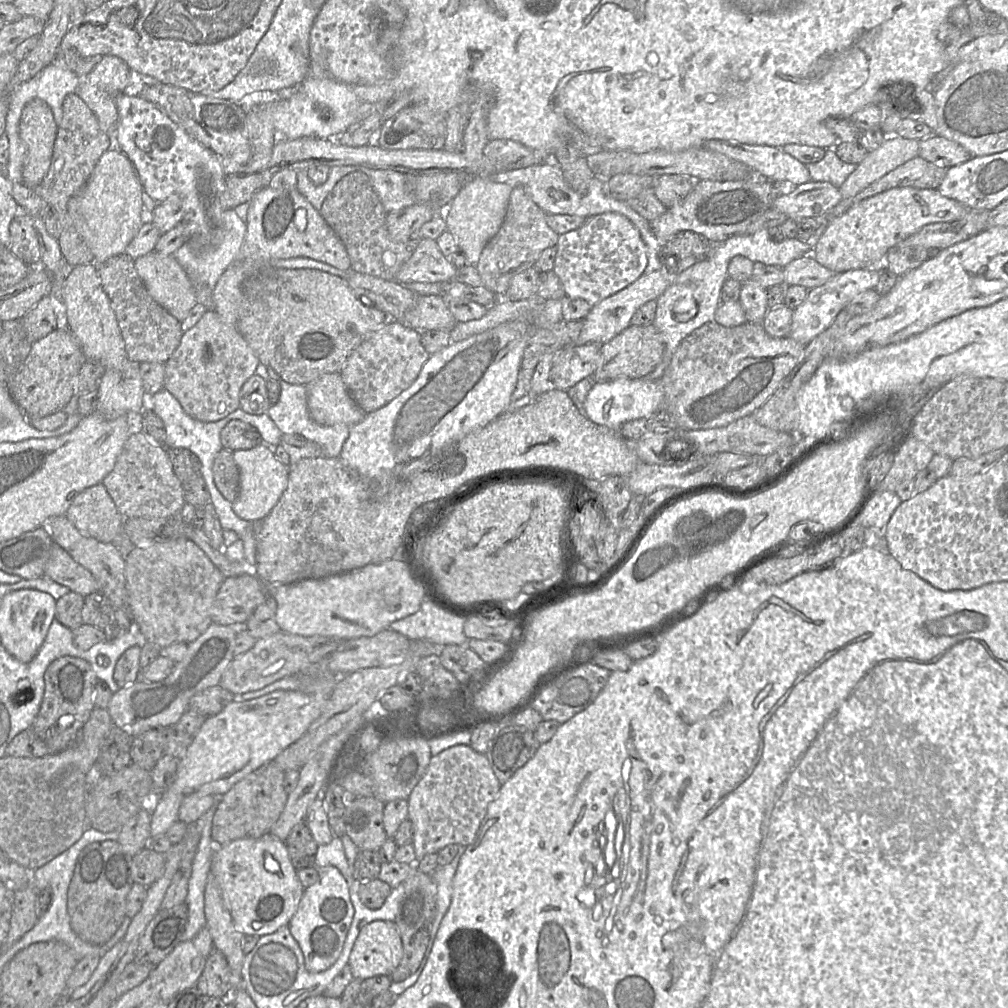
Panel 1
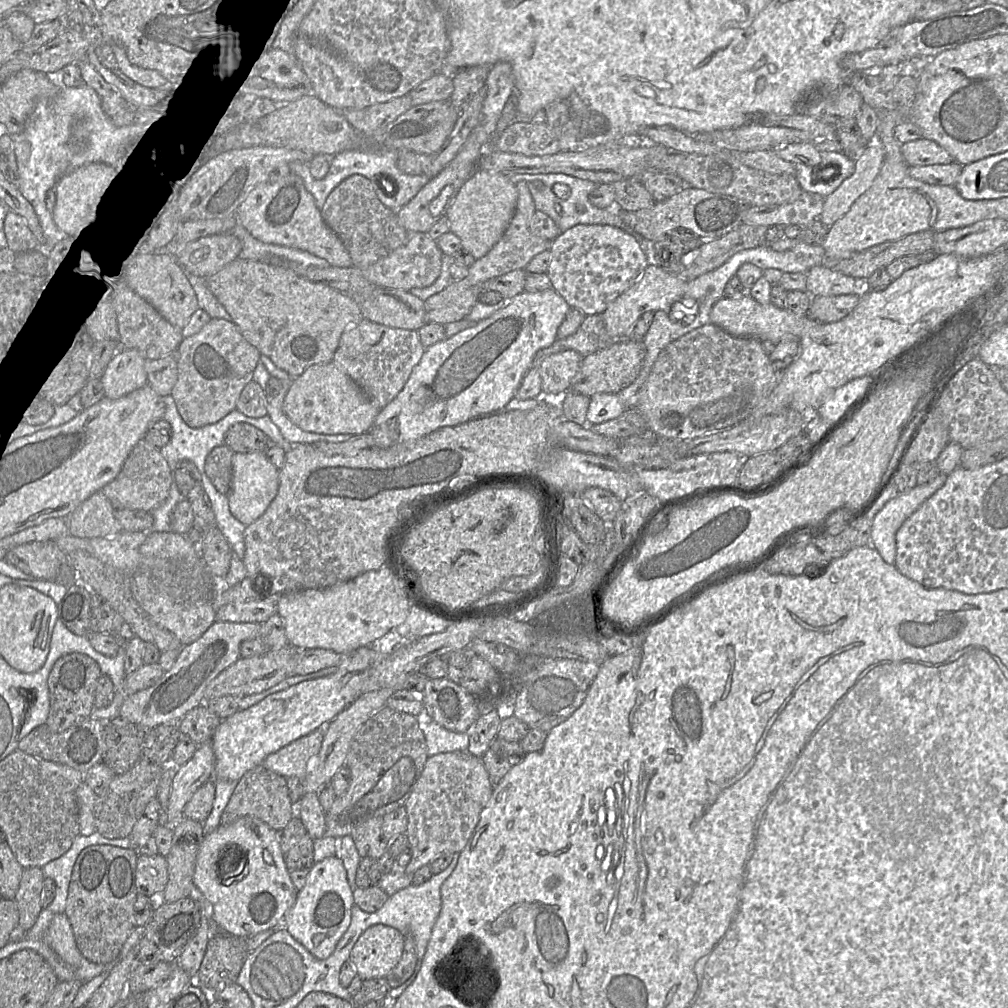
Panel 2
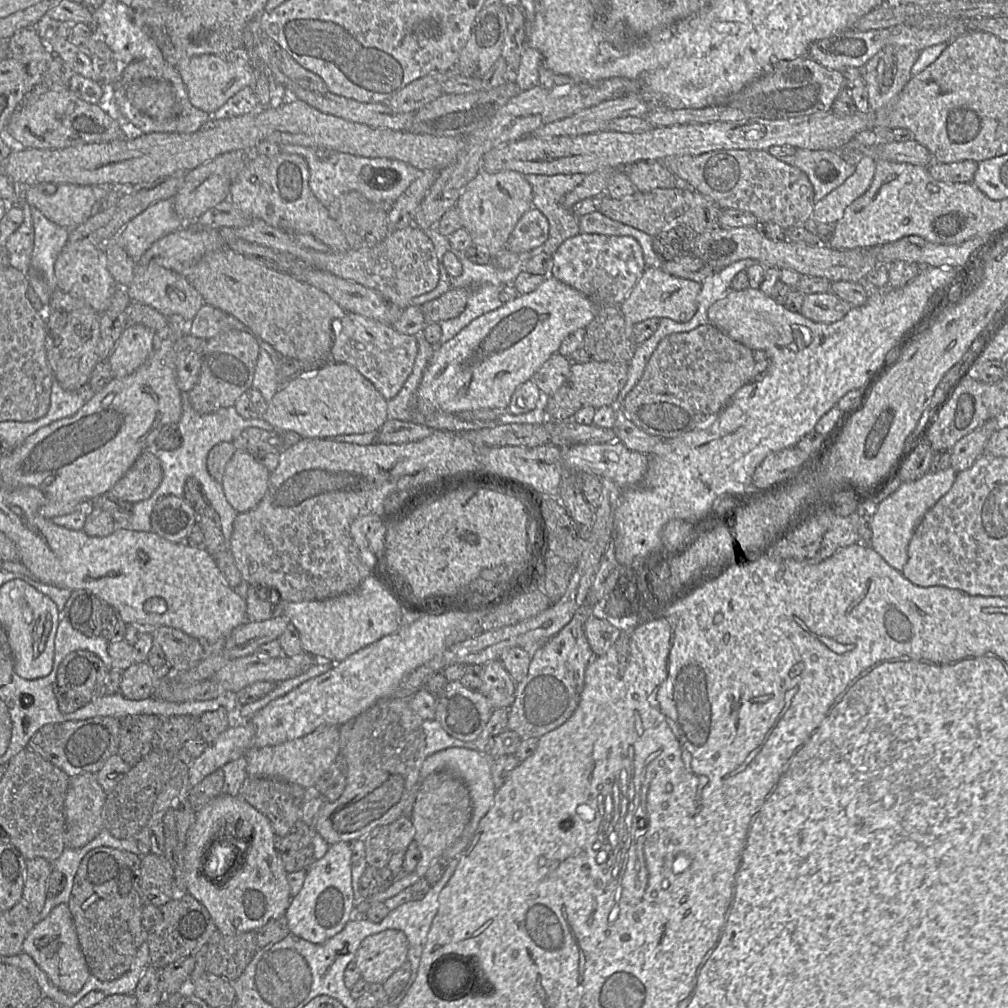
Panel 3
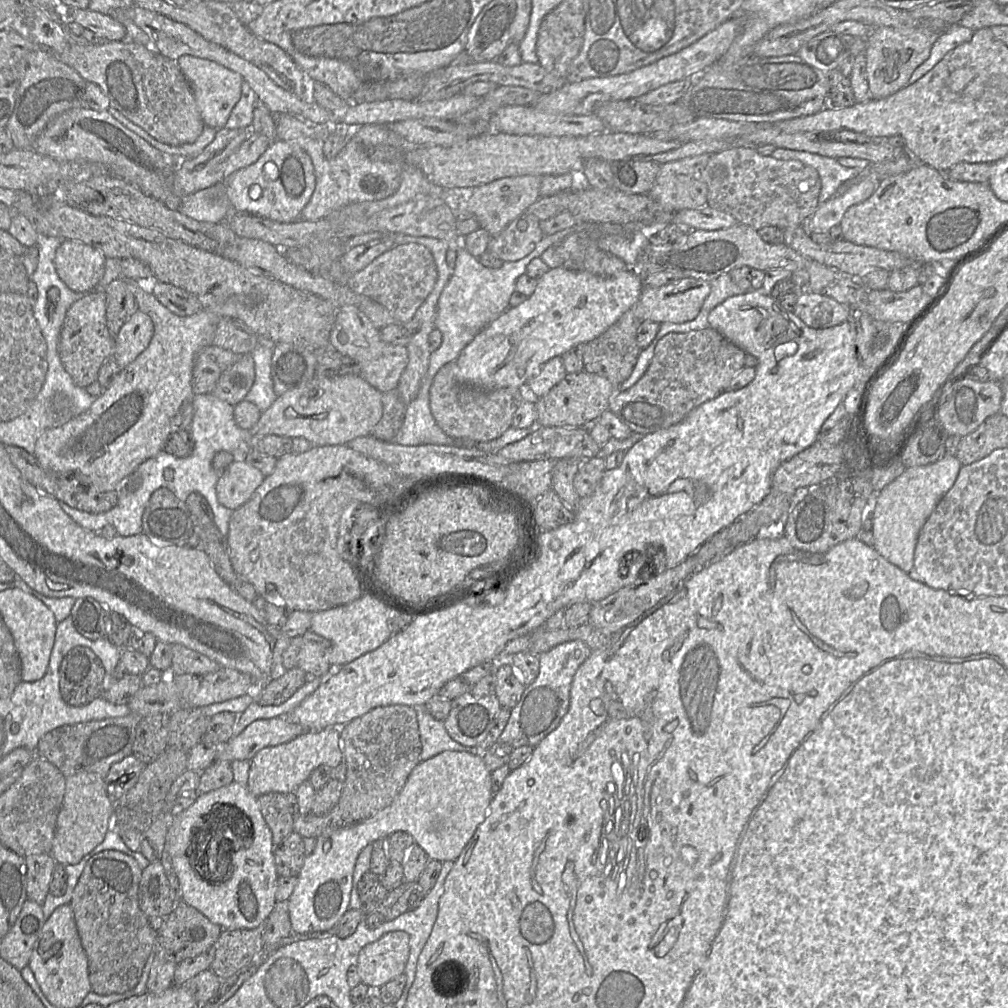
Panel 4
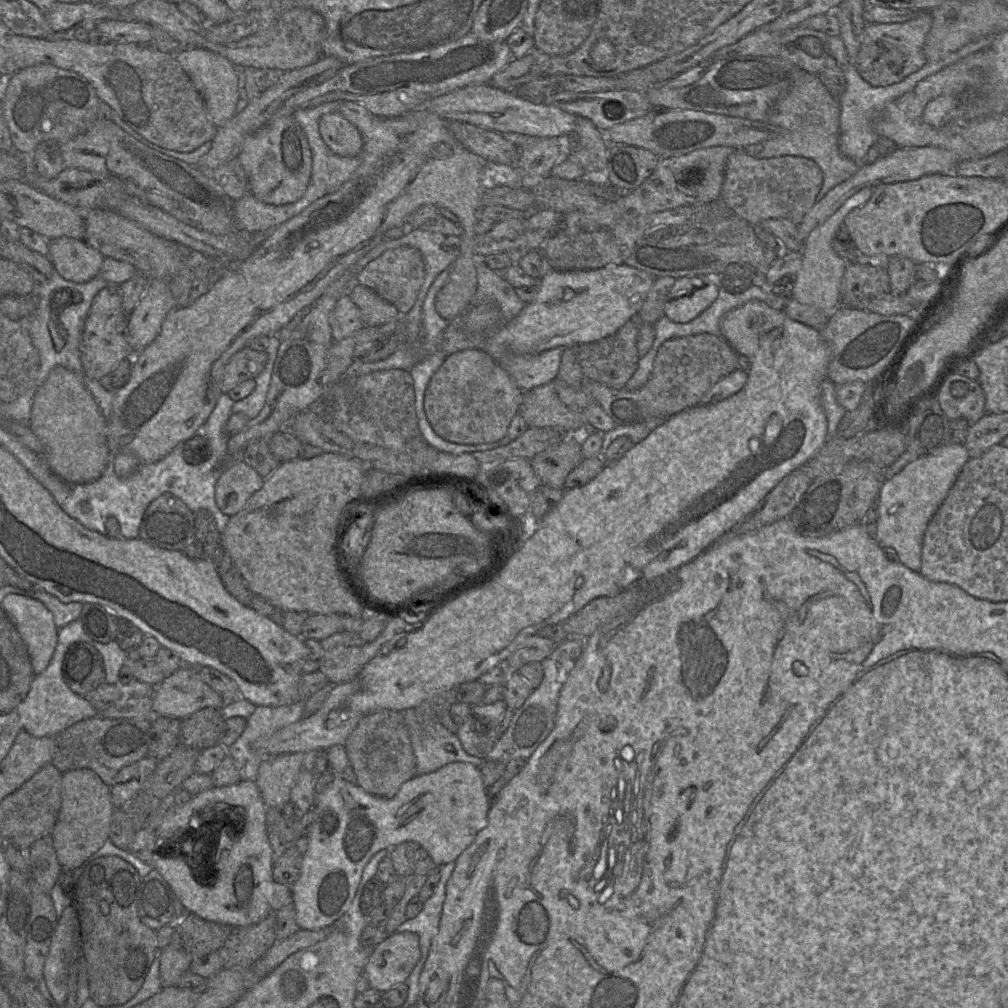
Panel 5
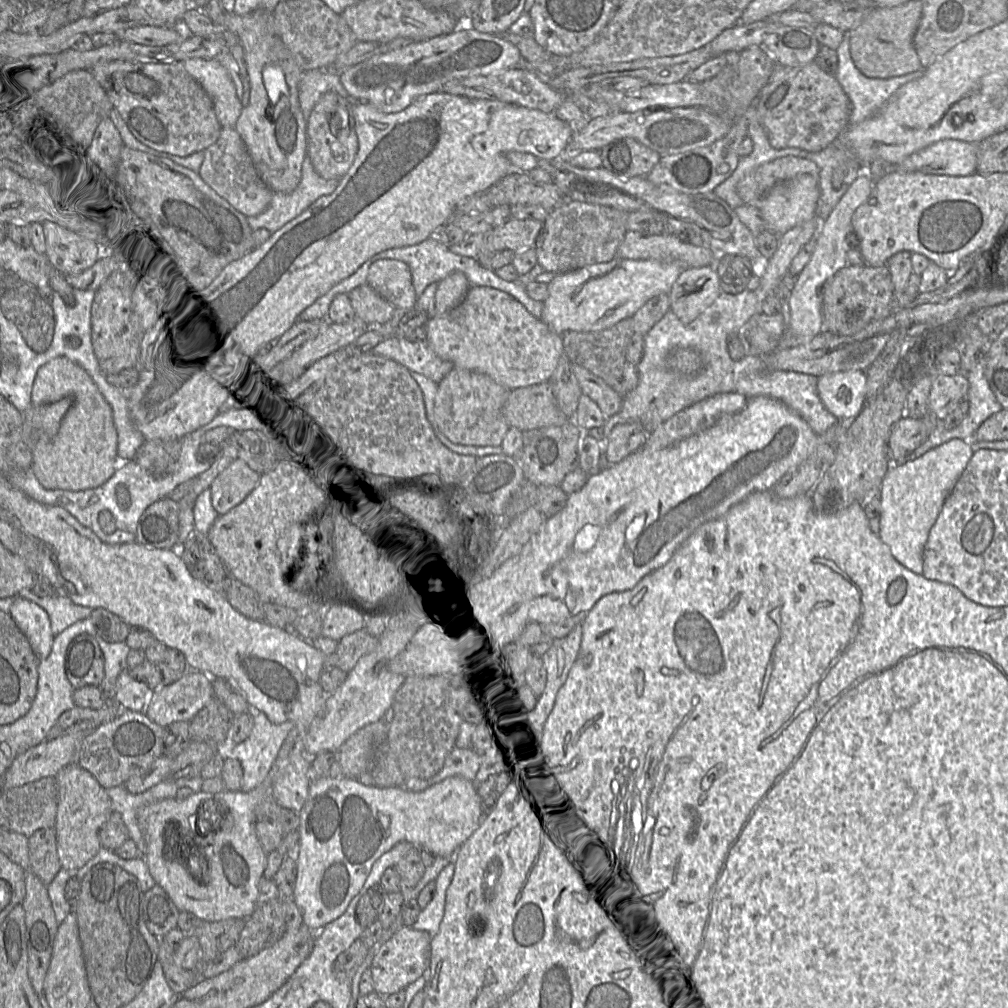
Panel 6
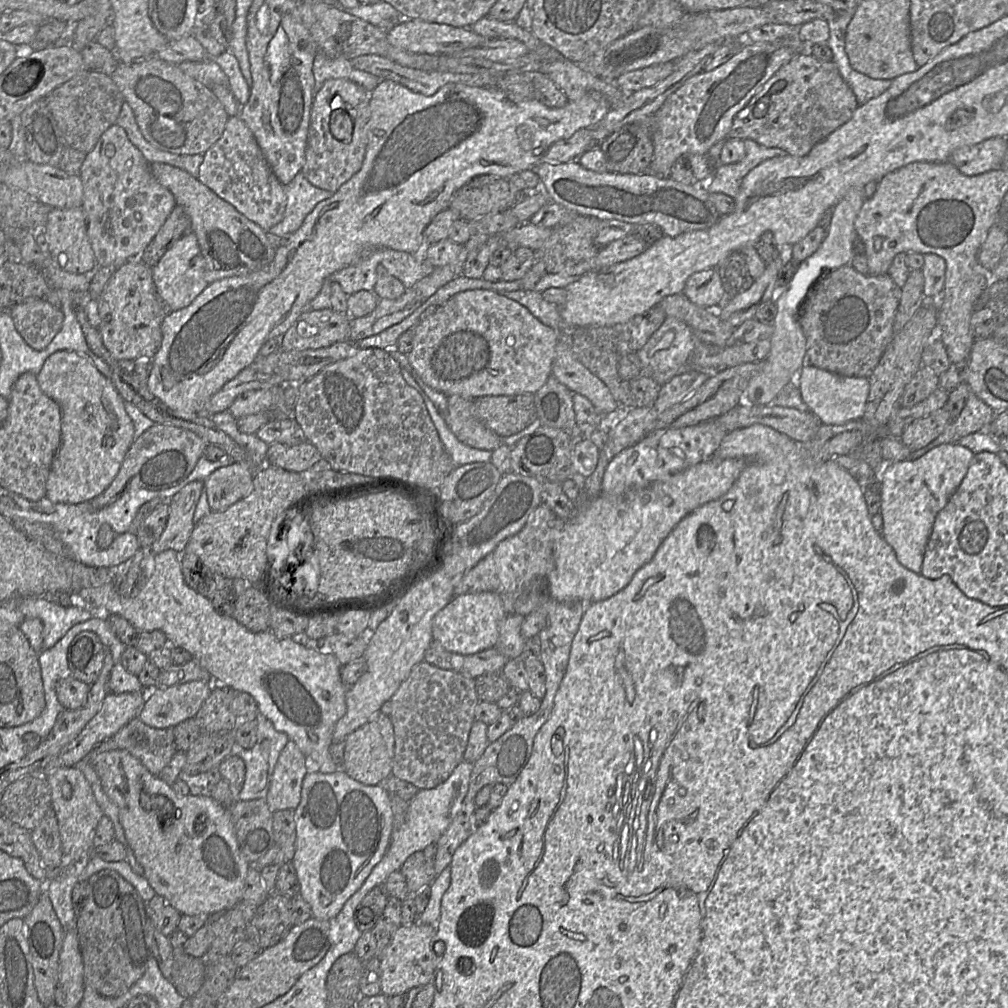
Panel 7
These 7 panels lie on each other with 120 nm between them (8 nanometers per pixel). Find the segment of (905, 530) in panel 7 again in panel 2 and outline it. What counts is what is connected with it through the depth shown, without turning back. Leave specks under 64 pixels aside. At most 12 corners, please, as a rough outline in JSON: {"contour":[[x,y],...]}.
{"contour":[[940,473],[885,504],[872,521],[870,545],[894,565],[896,533],[946,482]]}

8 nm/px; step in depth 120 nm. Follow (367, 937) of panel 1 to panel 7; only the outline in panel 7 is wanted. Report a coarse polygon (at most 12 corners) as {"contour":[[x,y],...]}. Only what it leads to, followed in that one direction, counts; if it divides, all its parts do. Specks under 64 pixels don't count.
{"contour":[[435,925],[397,929],[380,959],[383,995],[432,982]]}

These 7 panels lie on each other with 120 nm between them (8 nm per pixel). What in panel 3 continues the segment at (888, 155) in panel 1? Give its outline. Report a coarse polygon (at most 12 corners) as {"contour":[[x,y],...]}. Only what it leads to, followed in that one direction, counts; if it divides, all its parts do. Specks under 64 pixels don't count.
{"contour":[[863,156],[856,171],[822,200],[812,218],[835,224],[870,187],[876,161]]}

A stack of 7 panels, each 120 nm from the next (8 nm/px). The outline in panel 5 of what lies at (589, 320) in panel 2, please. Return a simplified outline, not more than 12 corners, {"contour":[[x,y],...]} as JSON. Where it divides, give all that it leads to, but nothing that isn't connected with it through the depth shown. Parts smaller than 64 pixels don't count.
{"contour":[[638,312],[614,334],[571,346],[585,379],[624,388],[638,367]]}

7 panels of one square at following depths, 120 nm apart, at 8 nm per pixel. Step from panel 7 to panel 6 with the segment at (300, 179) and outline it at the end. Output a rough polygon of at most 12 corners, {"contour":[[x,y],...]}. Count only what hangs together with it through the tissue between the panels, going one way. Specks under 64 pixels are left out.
{"contour":[[306,154],[298,186],[271,191],[268,208],[248,217],[273,234],[340,180],[318,175]]}

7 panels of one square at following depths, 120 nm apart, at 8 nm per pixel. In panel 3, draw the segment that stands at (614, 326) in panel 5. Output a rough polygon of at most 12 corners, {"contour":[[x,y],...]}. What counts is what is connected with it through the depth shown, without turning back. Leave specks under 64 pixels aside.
{"contour":[[547,276],[435,346],[419,411],[506,410],[599,309]]}

